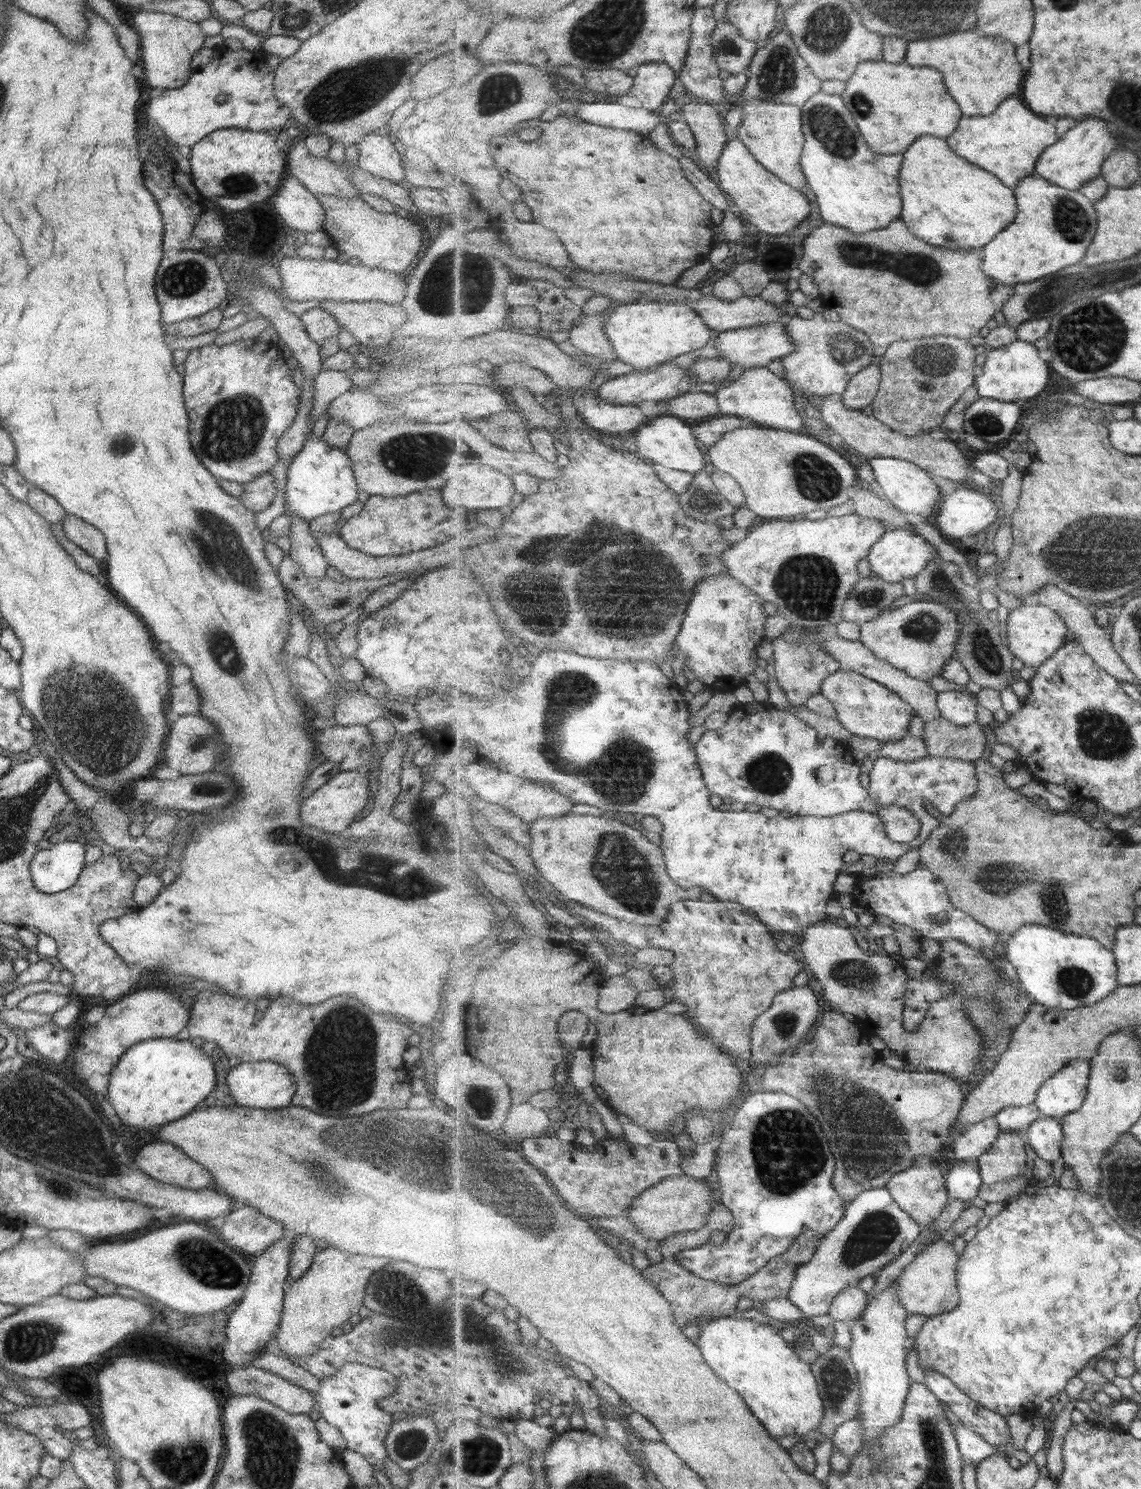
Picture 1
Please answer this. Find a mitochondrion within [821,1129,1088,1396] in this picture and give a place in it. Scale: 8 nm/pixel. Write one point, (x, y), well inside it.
(872, 1237)

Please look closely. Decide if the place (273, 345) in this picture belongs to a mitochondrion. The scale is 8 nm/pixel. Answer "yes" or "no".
no

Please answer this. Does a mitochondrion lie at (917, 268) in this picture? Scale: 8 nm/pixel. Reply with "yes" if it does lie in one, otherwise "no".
yes

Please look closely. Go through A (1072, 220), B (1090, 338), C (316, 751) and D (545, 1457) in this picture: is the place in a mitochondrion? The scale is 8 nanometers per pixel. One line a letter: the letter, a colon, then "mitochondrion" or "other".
A: mitochondrion
B: mitochondrion
C: other
D: other

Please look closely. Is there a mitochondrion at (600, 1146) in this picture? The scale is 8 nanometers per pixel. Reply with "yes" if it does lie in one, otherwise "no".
no

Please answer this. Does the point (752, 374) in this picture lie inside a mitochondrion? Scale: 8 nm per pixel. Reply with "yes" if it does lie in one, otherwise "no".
no

